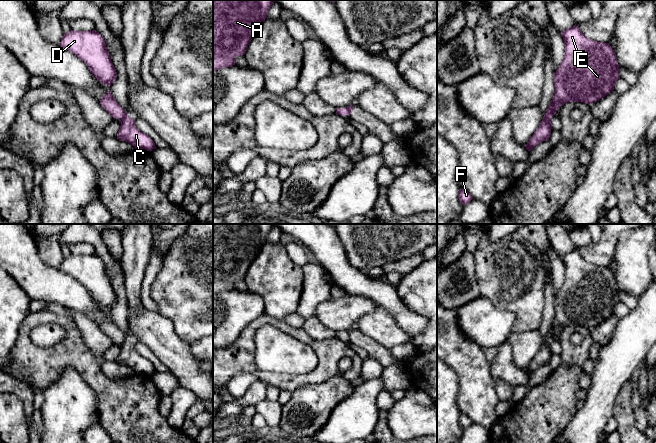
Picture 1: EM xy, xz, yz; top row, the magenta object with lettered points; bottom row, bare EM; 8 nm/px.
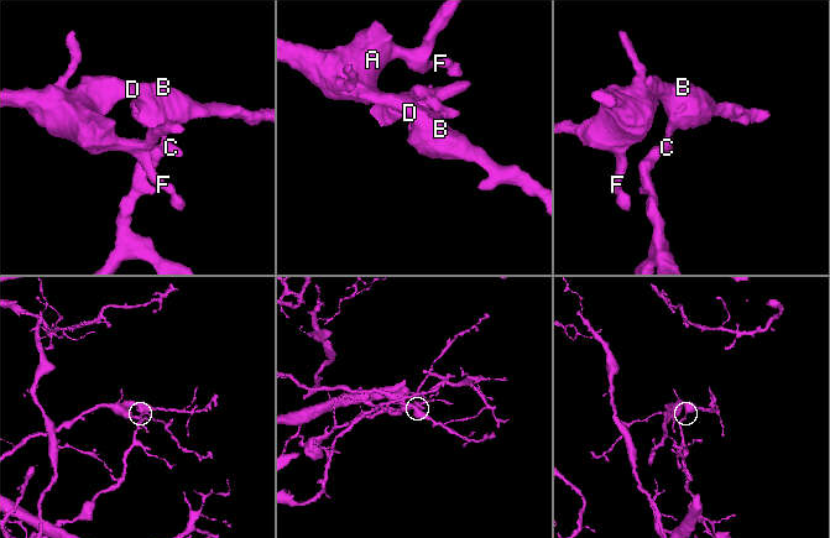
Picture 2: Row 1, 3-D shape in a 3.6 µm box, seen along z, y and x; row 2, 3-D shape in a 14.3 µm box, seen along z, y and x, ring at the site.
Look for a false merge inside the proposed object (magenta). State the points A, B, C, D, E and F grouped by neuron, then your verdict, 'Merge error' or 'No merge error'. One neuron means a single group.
Groups: A B D E F / C. Merge error

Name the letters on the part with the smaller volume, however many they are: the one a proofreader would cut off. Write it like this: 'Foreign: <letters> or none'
Foreign: C

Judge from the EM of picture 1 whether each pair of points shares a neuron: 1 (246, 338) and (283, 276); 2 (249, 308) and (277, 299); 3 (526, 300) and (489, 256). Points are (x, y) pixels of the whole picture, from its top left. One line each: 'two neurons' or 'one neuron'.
1: two neurons
2: two neurons
3: one neuron

